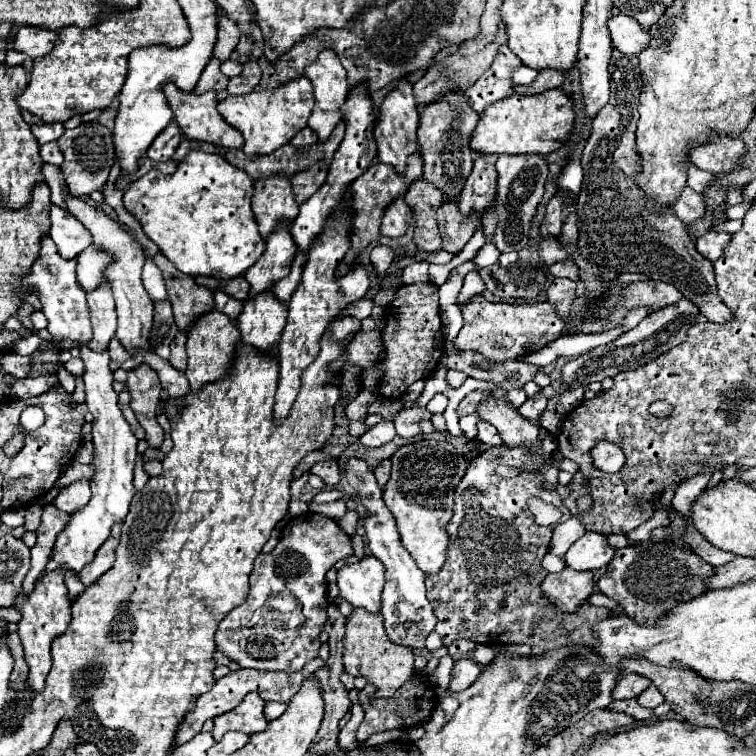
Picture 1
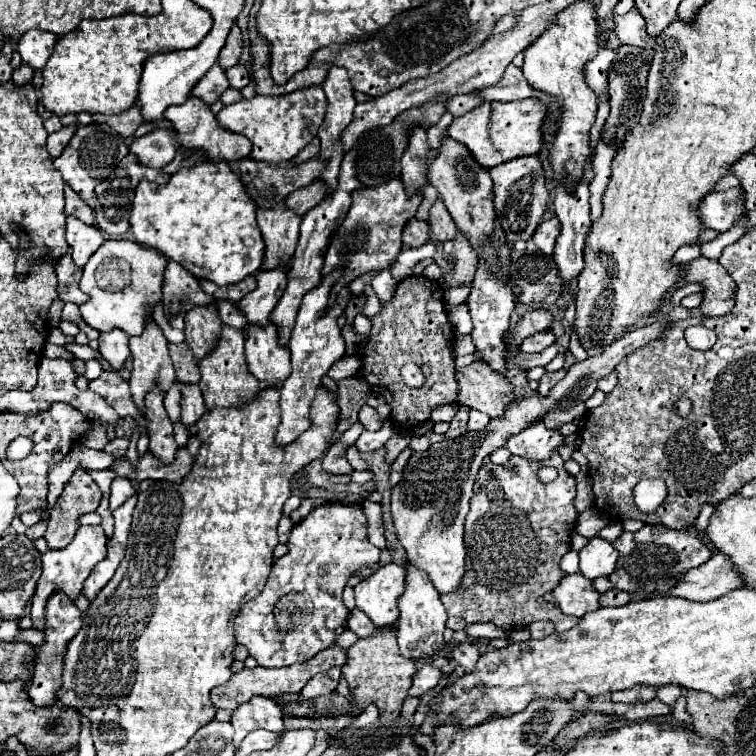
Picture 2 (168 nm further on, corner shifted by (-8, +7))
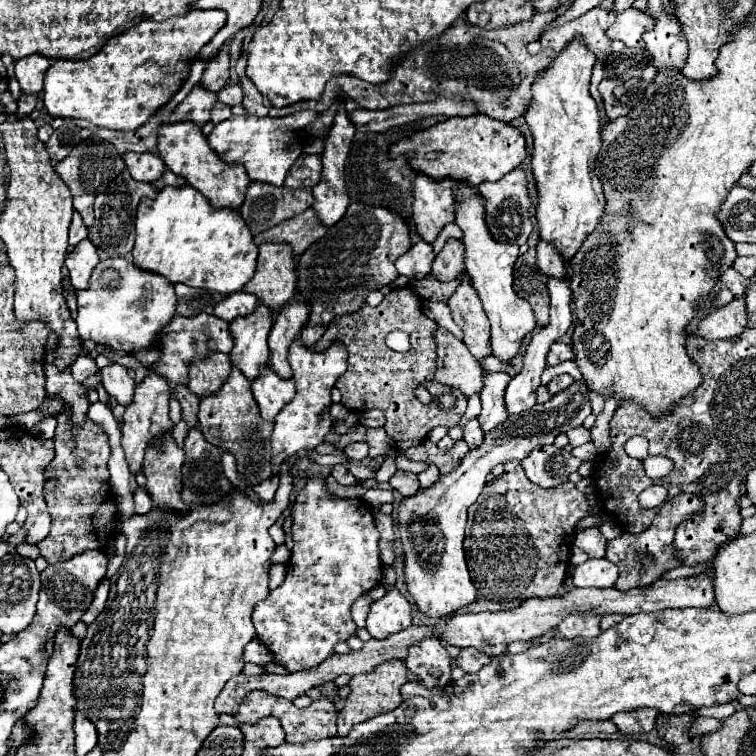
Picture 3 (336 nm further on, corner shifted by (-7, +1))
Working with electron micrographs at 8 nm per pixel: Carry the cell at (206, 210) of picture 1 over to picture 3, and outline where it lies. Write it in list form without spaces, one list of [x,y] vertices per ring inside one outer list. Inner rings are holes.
[[[191,186],[163,188],[155,200],[141,200],[137,208],[135,220],[135,248],[133,248],[133,264],[141,270],[161,274],[171,284],[187,284],[193,288],[207,288],[221,294],[239,292],[255,274],[257,262],[257,246],[249,228],[245,226],[241,214],[237,210],[217,210],[209,204],[209,200]]]

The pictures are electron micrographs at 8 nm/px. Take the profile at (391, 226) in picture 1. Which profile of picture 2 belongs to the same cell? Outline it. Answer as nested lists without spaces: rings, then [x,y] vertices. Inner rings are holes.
[[[412,218],[410,224],[406,224],[406,228],[404,228],[402,240],[404,240],[404,244],[418,248],[420,244],[424,244],[428,240],[428,224],[424,220]]]

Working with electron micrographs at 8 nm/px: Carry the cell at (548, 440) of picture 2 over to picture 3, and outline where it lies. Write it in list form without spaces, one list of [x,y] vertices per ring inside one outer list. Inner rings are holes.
[[[539,446],[523,462],[527,478],[541,488],[557,488],[569,480],[569,474],[577,472],[583,464],[569,450],[557,446]]]

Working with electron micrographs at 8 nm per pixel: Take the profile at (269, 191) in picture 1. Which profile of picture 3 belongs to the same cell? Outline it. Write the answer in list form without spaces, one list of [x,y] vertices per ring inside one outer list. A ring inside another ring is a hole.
[[[261,244],[257,258],[257,272],[251,282],[245,284],[247,294],[257,296],[257,304],[263,304],[271,314],[279,314],[295,294],[295,258],[285,244]]]

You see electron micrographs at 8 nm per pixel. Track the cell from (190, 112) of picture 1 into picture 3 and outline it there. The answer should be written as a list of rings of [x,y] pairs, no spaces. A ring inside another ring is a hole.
[[[179,122],[179,124],[163,124],[159,130],[159,144],[157,144],[159,156],[165,162],[165,166],[187,180],[189,186],[197,188],[215,208],[231,208],[239,210],[241,202],[245,200],[245,190],[249,188],[249,176],[245,174],[243,166],[231,166],[209,148],[207,138],[203,136],[201,128],[193,122]]]

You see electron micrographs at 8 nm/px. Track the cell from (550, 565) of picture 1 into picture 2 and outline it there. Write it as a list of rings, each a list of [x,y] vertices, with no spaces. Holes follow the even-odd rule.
[[[568,550],[562,560],[560,560],[560,568],[570,574],[570,572],[578,572],[578,552],[576,550]]]

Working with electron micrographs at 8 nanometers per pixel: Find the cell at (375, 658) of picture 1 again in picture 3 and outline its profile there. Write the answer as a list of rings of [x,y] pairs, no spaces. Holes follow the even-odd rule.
[[[389,660],[383,666],[377,666],[371,674],[359,674],[353,676],[351,680],[351,694],[345,700],[343,710],[339,712],[339,720],[337,720],[337,736],[345,736],[349,734],[349,730],[355,724],[361,724],[373,716],[385,714],[393,708],[397,708],[401,704],[401,686],[407,682],[407,666],[399,660]]]

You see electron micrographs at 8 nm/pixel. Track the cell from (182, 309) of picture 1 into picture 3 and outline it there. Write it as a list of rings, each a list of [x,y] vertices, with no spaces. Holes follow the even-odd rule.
[[[211,352],[205,360],[199,360],[189,366],[189,390],[203,398],[203,394],[217,394],[221,382],[229,376],[231,362],[227,354]]]

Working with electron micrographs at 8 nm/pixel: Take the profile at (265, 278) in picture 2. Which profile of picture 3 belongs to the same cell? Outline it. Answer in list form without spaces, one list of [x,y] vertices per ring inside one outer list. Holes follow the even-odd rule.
[[[257,306],[257,310],[247,318],[235,318],[229,324],[231,338],[235,342],[229,352],[231,364],[237,366],[245,378],[257,378],[261,366],[269,366],[269,348],[267,336],[273,324],[273,316],[265,306]]]

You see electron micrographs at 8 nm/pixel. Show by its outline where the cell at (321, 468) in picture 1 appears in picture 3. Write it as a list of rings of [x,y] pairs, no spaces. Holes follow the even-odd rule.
[[[337,464],[337,466],[333,466],[331,468],[331,476],[339,482],[339,484],[343,484],[343,486],[353,486],[353,484],[357,484],[357,478],[347,470],[347,466],[343,466],[343,464]]]

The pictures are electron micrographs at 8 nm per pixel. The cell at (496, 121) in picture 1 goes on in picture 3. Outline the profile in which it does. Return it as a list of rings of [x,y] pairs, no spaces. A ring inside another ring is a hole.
[[[473,114],[465,118],[447,118],[435,126],[417,130],[415,134],[389,146],[389,154],[393,154],[393,158],[409,158],[409,166],[413,166],[413,172],[417,174],[451,178],[457,182],[467,182],[469,186],[479,186],[481,182],[503,178],[521,164],[525,158],[525,138],[517,128],[505,122],[487,118],[485,114]]]

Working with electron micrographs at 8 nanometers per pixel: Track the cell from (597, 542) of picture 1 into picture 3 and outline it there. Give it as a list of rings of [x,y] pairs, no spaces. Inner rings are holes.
[[[593,558],[579,564],[573,572],[575,586],[591,586],[591,588],[613,588],[617,580],[617,566],[605,558]]]

